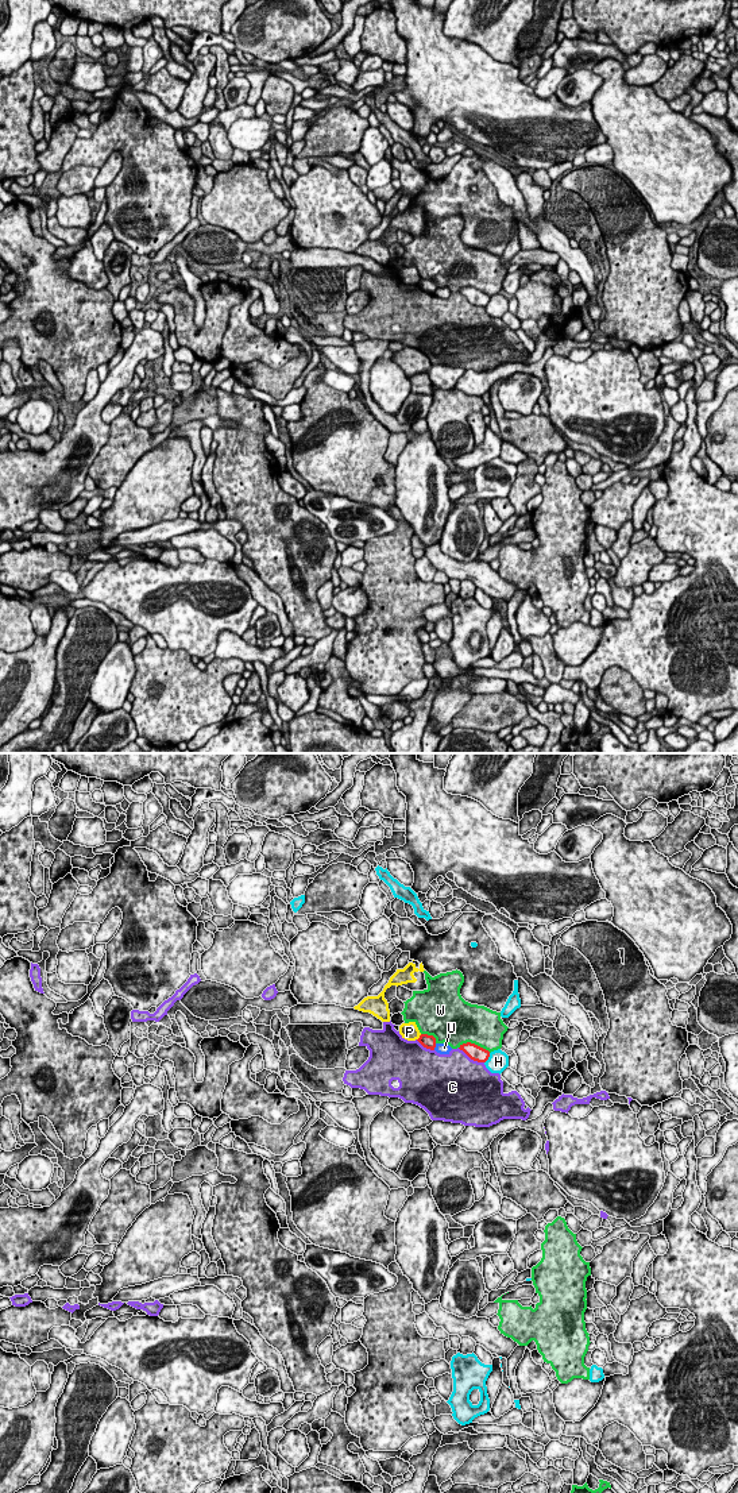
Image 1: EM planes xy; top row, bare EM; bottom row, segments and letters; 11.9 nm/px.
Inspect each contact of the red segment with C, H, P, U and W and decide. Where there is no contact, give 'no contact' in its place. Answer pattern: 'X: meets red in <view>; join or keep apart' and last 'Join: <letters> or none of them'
C: meets red in xy; keep apart
H: meets red in xy; keep apart
P: meets red in xy; keep apart
U: meets red in xy; keep apart
W: meets red in xy; keep apart
Join: none of them

